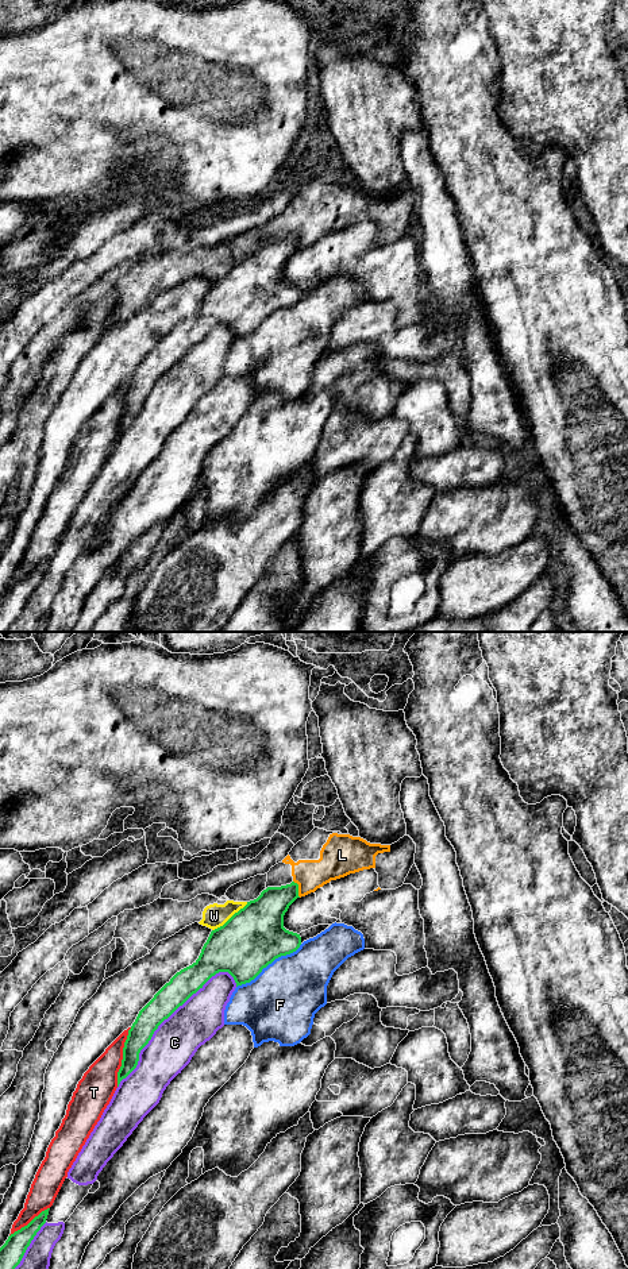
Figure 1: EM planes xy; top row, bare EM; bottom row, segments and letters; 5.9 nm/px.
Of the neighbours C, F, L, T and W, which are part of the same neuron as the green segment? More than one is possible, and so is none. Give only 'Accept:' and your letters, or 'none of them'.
Accept: none of them

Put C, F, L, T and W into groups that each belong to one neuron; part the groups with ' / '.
C / F / L W / T

